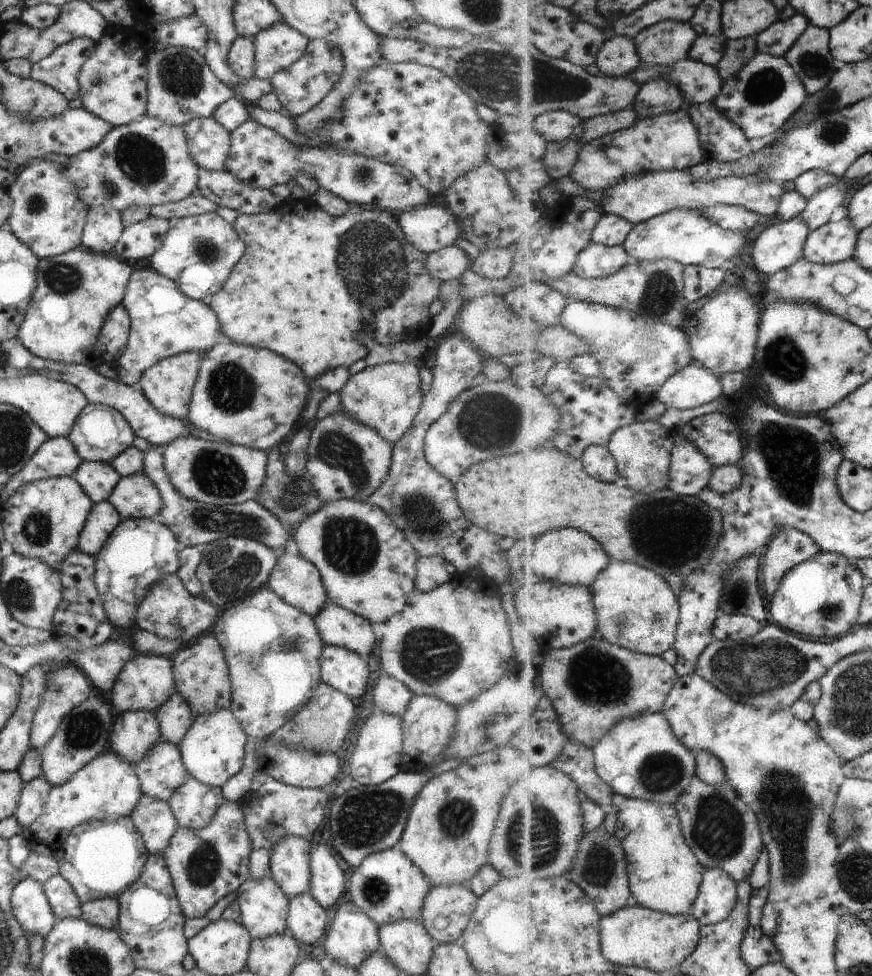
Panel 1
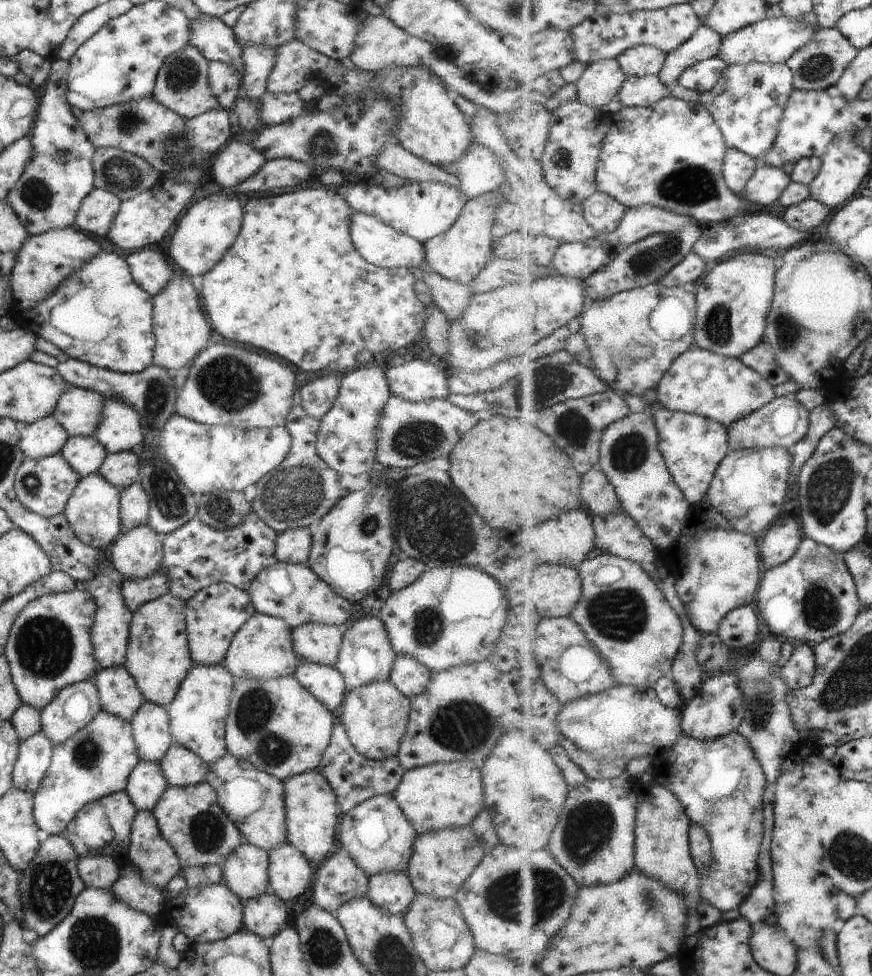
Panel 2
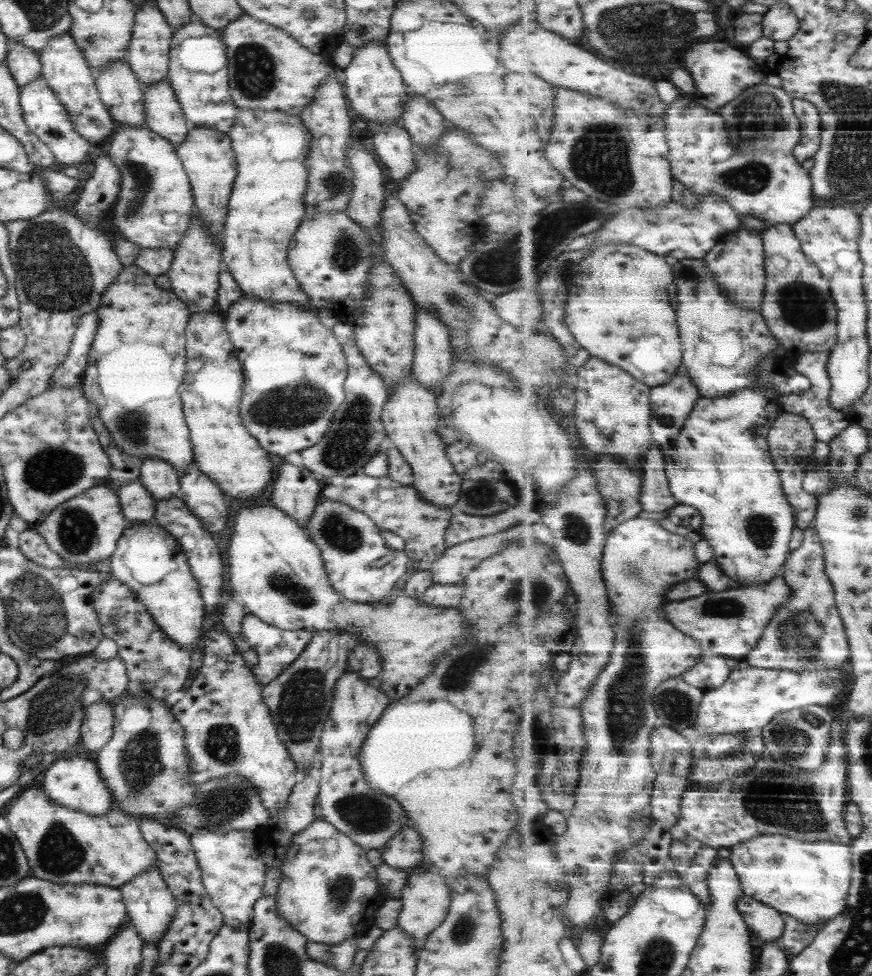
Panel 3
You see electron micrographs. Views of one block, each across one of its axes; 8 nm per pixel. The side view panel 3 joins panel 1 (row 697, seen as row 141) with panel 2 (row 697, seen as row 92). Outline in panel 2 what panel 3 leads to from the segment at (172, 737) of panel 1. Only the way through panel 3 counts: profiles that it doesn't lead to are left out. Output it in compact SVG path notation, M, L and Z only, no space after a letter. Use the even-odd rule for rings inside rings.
M167 592L143 603L130 620L129 636L122 667L133 676L145 702L165 708L193 666L189 656L184 625L184 600Z

